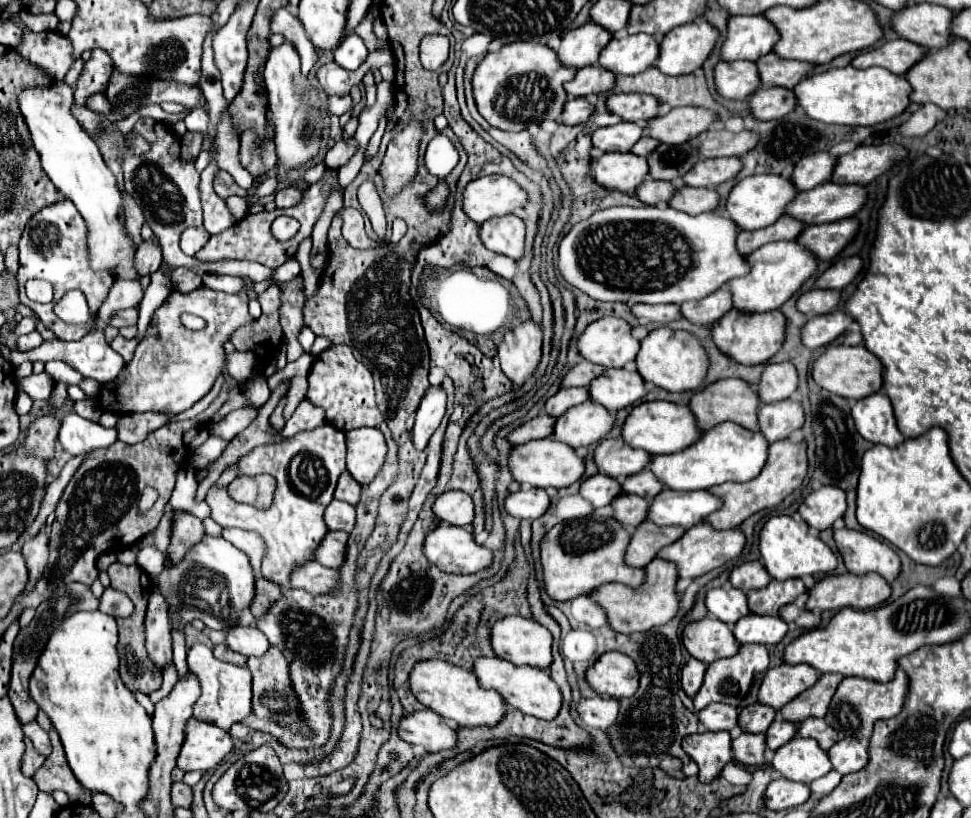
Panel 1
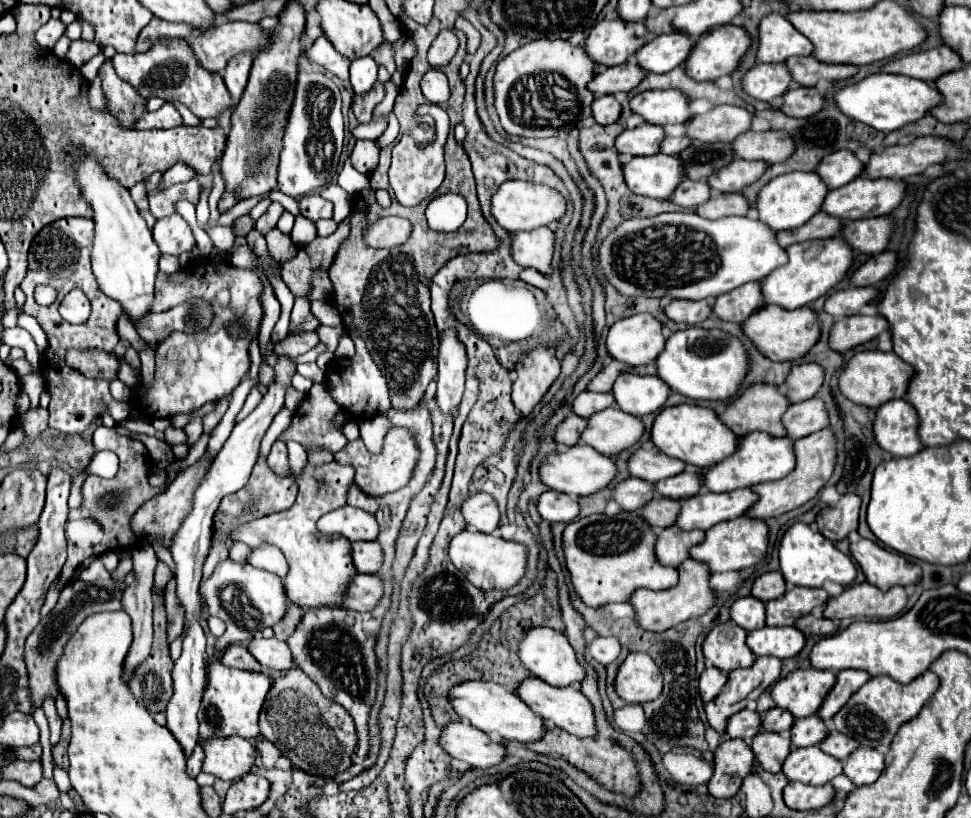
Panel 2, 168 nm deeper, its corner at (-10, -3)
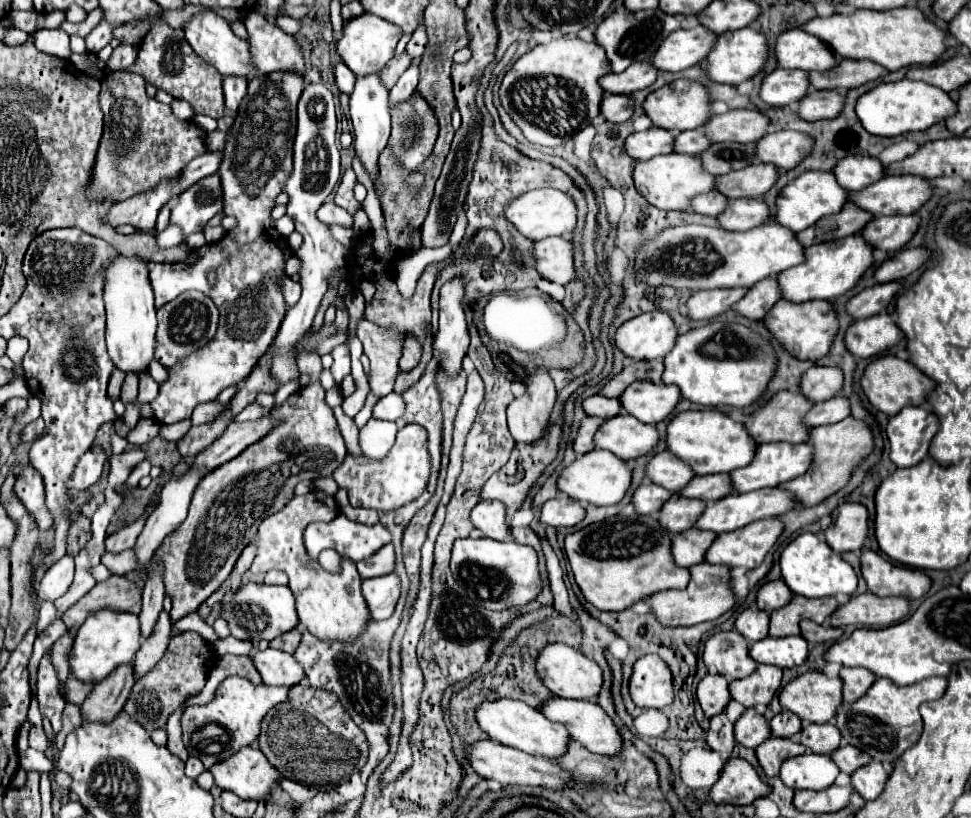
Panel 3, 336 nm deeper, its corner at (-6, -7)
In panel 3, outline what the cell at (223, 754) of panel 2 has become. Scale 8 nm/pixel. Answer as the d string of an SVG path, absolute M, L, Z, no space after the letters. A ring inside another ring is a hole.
M244 747L228 761L220 761L220 765L212 765L208 769L214 775L214 783L220 789L228 789L238 793L244 799L266 801L268 791L282 777L264 757L258 747Z

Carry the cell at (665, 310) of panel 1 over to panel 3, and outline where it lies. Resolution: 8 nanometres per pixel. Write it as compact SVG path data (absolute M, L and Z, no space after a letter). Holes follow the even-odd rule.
M716 289L716 291L700 291L694 293L686 301L686 317L692 321L706 321L728 311L740 297L744 297L746 289Z

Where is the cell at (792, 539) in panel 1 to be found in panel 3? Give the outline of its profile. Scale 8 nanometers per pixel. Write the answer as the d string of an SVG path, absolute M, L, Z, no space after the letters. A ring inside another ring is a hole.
M814 533L798 535L782 551L780 569L784 583L790 587L794 595L804 595L804 597L830 597L836 593L852 595L858 585L858 577L854 569L840 555L836 555L822 537L816 537Z

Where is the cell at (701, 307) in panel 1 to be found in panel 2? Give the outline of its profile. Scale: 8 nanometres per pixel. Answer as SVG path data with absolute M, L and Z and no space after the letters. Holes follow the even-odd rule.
M752 281L748 285L742 285L740 289L716 297L714 315L718 315L724 321L744 323L762 305L764 305L764 297L760 291L760 281Z

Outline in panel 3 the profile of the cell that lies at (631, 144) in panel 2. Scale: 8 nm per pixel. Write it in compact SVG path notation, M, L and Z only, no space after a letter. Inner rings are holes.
M650 127L646 131L628 135L624 149L634 159L646 161L646 159L652 159L656 155L672 153L672 143L674 143L674 135L670 131L660 129L660 127Z

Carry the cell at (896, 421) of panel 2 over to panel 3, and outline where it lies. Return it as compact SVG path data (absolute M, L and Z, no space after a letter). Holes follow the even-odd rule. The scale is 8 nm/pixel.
M904 407L900 413L888 419L886 425L886 435L890 441L890 459L896 467L914 467L928 455L928 445L930 439L934 437L938 429L938 419L936 415L928 413L922 407Z

